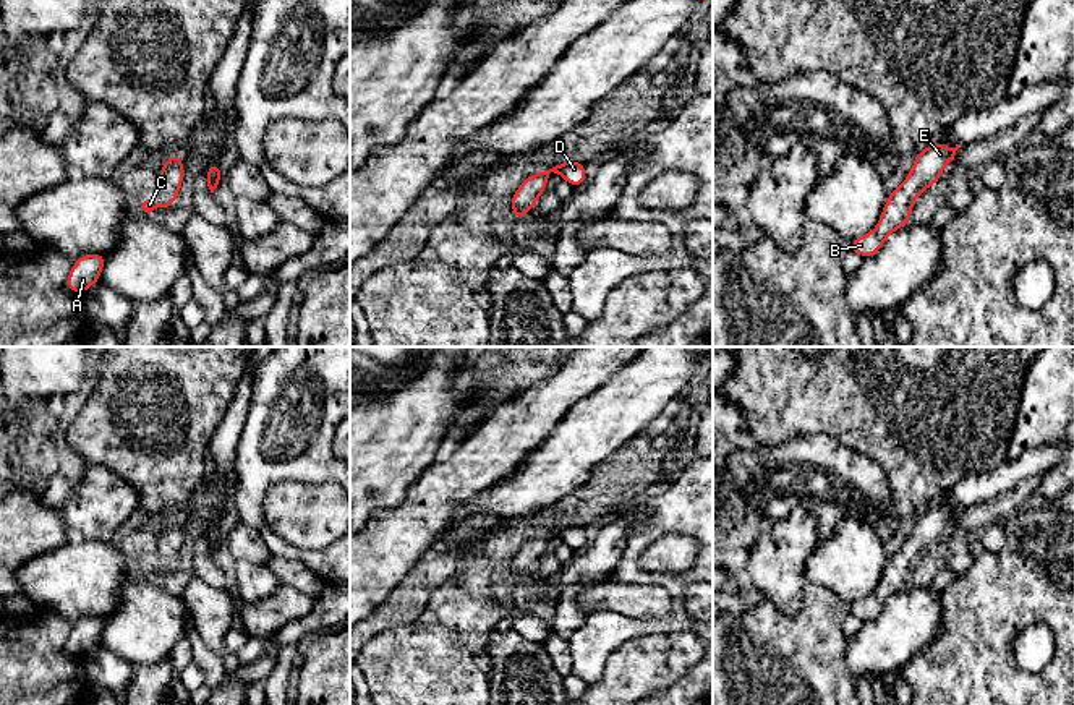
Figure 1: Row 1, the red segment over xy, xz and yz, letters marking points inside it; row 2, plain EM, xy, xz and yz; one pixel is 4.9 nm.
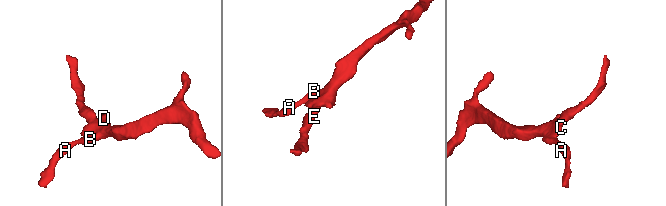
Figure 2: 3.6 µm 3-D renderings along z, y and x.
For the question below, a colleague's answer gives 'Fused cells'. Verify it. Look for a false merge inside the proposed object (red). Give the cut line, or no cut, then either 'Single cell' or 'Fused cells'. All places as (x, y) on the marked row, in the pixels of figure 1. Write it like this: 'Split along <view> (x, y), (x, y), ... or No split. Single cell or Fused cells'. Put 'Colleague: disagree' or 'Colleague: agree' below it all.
No split. Single cell
Colleague: disagree

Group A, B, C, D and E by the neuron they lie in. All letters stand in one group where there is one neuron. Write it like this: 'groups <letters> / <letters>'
groups A B C D E

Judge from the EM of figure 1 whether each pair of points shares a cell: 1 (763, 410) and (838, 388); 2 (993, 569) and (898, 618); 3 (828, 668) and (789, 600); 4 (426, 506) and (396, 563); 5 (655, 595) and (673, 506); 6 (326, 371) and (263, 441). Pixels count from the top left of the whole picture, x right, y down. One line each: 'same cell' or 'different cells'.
1: same cell
2: different cells
3: different cells
4: same cell
5: different cells
6: same cell

